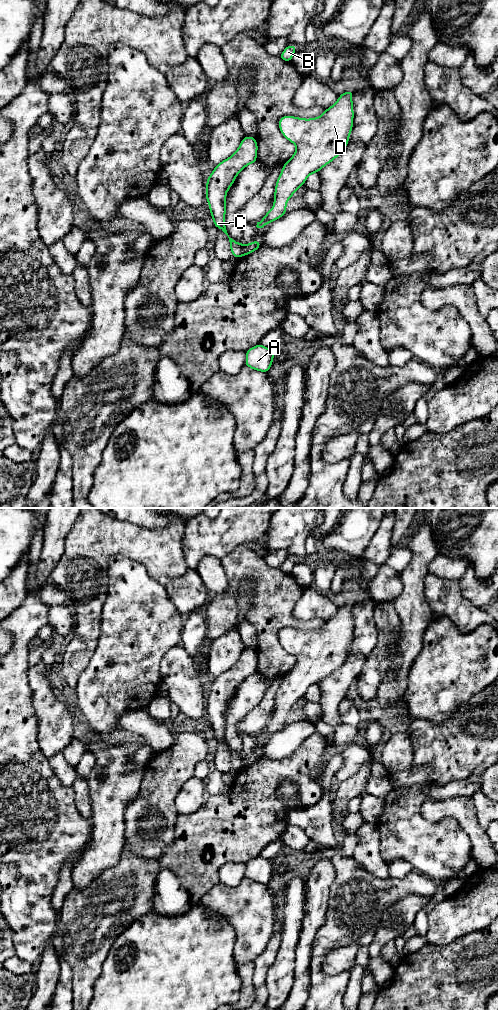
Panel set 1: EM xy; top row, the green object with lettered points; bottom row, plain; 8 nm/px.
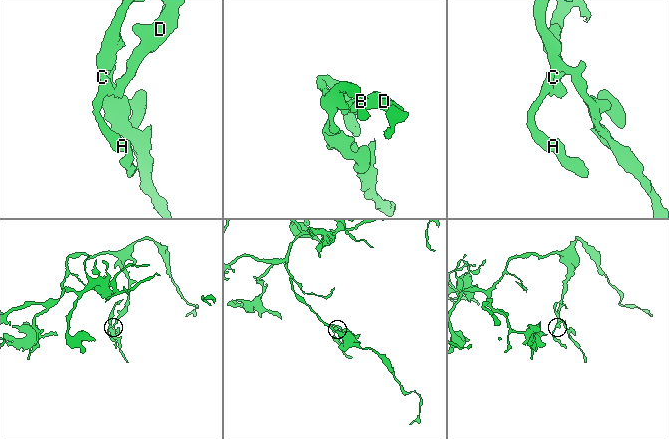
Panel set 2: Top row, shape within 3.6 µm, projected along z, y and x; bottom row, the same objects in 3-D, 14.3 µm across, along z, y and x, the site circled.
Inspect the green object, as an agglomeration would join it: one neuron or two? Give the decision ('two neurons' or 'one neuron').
two neurons

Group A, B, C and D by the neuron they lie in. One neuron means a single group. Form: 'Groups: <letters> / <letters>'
Groups: A B C / D

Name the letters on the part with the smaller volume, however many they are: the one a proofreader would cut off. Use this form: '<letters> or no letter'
A, B, C

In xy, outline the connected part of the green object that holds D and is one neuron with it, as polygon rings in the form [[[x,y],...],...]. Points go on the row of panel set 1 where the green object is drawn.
[[[353,92],[340,94],[339,99],[319,117],[305,119],[286,115],[279,119],[282,135],[295,144],[296,151],[283,164],[275,185],[274,206],[257,222],[257,228],[284,216],[288,200],[308,176],[318,173],[348,146],[354,118]]]

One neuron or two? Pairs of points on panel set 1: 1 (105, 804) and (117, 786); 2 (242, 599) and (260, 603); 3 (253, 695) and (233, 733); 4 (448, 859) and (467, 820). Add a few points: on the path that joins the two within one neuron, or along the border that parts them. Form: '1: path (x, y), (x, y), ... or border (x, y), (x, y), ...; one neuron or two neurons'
1: path (108, 800), (109, 794), (113, 790); one neuron
2: border (243, 579), (254, 586), (246, 613), (252, 624); two neurons
3: path (244, 704), (234, 714), (233, 724); one neuron
4: border (443, 817), (457, 821), (468, 836), (471, 851); two neurons

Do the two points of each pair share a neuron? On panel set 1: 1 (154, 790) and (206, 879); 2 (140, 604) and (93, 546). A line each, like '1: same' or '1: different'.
1: different
2: different

